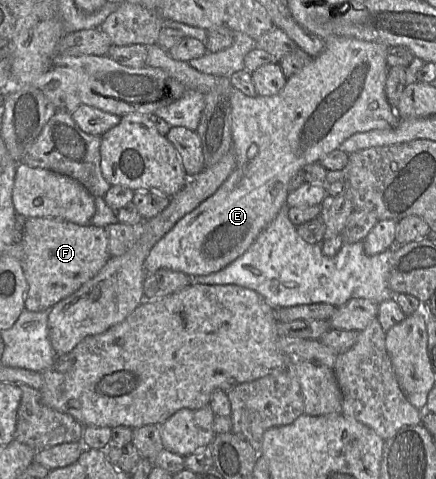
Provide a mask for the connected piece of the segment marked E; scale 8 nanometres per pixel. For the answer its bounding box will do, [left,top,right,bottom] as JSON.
[144,36,401,277]

